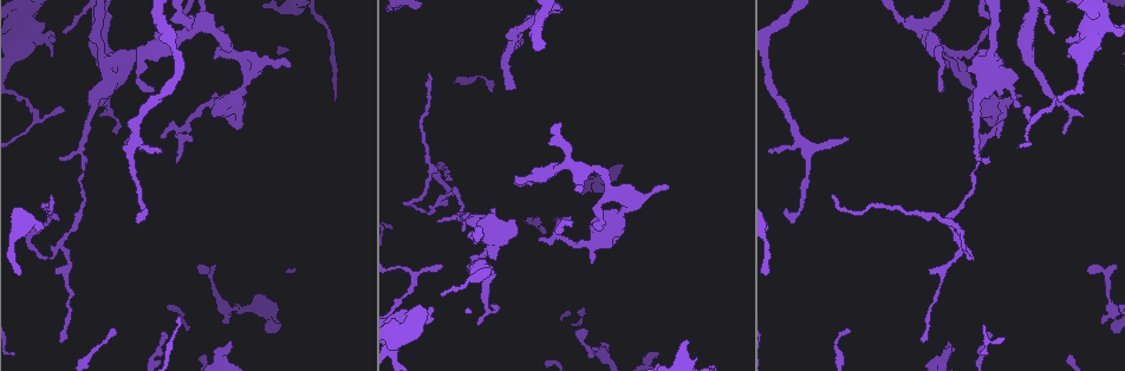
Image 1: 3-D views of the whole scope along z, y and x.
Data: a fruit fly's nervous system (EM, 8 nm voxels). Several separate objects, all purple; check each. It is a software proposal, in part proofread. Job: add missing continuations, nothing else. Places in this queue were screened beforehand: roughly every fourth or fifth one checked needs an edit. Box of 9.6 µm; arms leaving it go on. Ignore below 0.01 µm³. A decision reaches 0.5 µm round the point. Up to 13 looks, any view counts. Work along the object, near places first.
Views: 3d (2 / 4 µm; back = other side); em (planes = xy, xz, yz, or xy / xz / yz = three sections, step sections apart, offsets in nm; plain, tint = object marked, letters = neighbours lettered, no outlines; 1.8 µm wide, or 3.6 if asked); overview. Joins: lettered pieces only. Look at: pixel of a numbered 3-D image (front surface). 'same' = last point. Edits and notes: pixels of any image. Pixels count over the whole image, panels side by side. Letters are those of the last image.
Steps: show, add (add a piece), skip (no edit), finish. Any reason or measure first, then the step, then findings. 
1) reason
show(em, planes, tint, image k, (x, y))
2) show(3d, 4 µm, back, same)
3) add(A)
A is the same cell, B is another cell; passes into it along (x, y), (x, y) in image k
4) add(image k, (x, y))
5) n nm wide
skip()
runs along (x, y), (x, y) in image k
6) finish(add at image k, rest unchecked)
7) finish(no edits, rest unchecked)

an open end
show(em, planes, tint, image 1, (1067, 55))

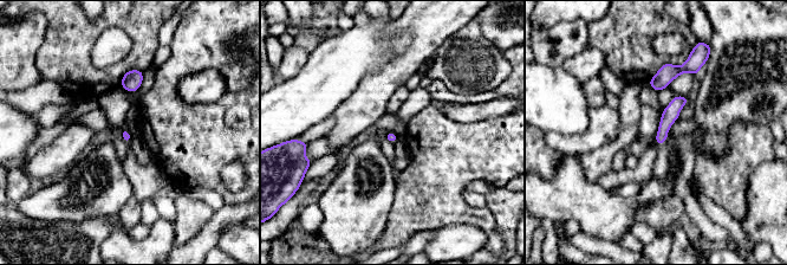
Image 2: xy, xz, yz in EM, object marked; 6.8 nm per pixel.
show(em, planes, letters, same)

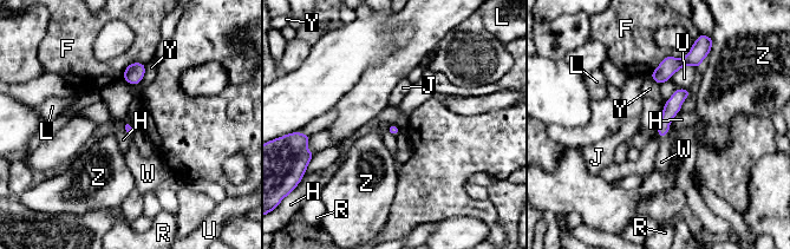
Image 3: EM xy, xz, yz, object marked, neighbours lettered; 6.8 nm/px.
F touches over 320 nm
add(W)
W is the same cell, F, H, J, L, R, U, Y and Z are other cells; the neuron continues

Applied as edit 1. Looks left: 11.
branch stops here
show(em, yz, step 8, letters, image 1, (289, 63))

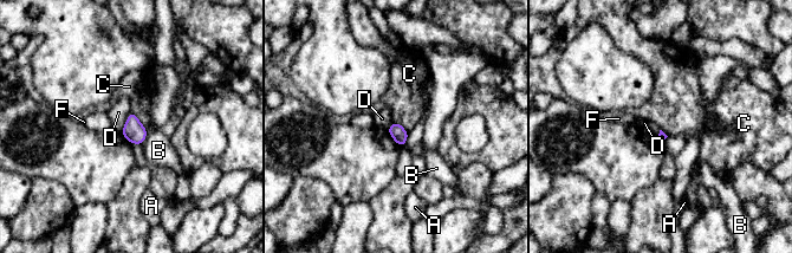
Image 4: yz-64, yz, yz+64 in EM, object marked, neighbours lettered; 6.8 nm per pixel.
skip()
A, B, C, D and F are other cells; no lettered piece goes on from it

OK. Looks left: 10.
free end
show(em, planes, tint, image 1, (242, 126))

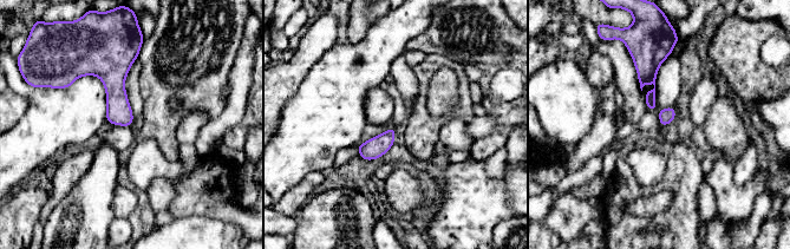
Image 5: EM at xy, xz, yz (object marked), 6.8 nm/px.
what lies round it
show(em, planes, letters, same)

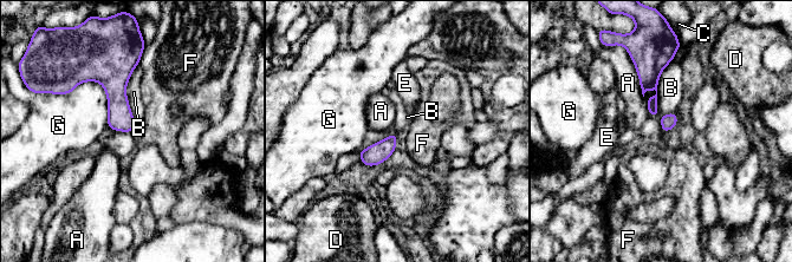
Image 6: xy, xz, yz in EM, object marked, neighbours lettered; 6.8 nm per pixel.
skip()
A, B, C, D, E, F and G are other cells; border along (138, 64), (127, 85), (132, 130) in image 6; no lettered piece goes on from it

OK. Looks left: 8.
branch stops here
show(3d, 4 µm, image 1, (845, 141))

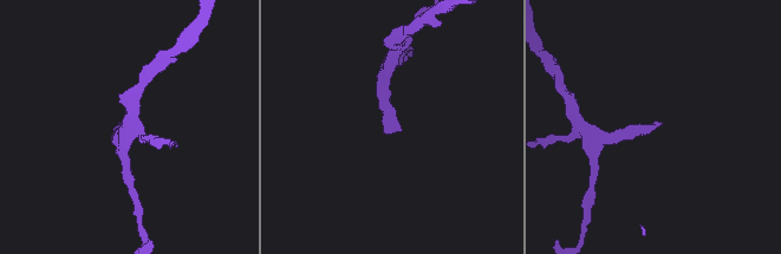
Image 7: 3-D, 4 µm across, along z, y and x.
shape alone is not enough
show(em, 3.6 µm, planes, tint, image 7, (660, 123))

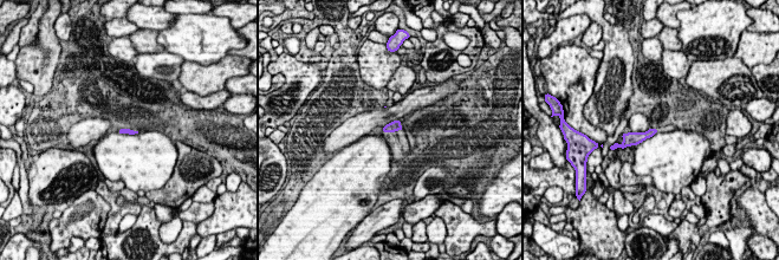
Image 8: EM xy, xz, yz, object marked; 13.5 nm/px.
show(em, 3.6 µm, planes, letters, same)

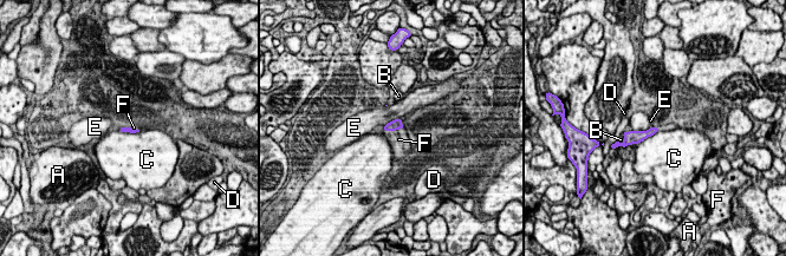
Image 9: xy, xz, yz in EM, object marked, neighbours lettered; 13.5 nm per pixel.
C touches over 360 nm
add(F)
F is the same cell, A, B, C, D and E are other cells; passes into it along (396, 124), (395, 130), (398, 139) in image 9; it goes on there

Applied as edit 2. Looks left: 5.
see it whole again
show(overview)

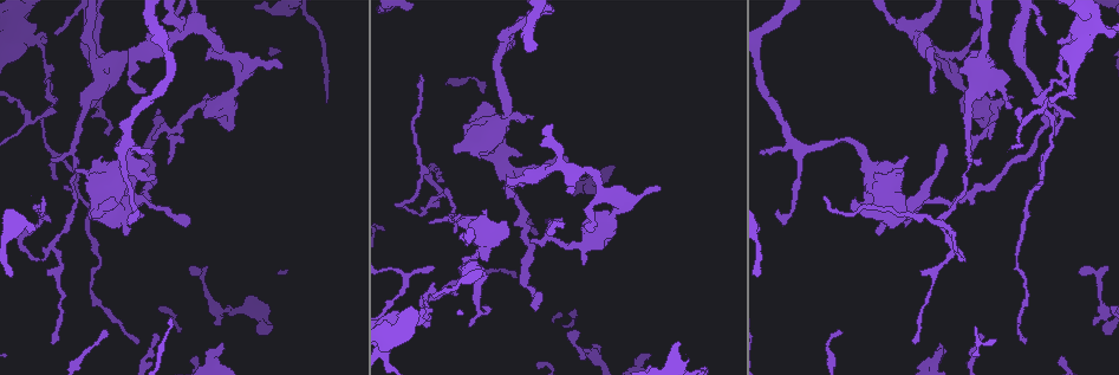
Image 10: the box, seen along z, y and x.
sharp bend
show(3d, 4 µm, back, image 10, (1059, 110))

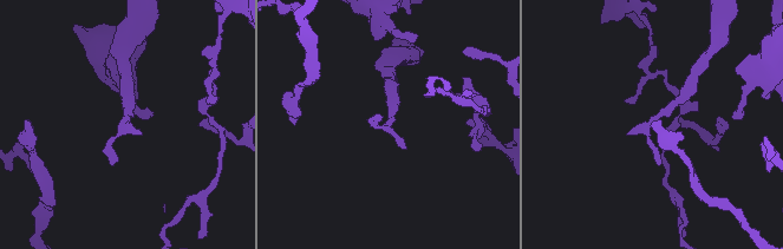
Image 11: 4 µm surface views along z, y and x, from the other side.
need the tissue
show(em, xz, step 8, letters, image 11, (649, 125))

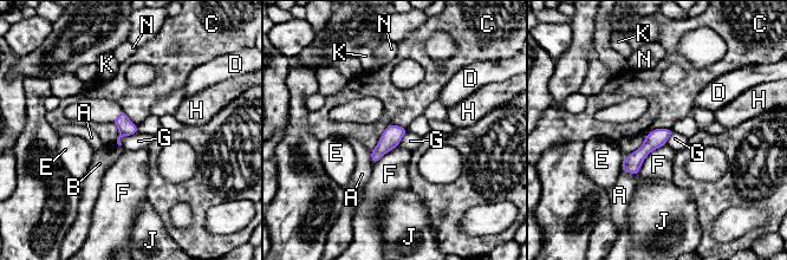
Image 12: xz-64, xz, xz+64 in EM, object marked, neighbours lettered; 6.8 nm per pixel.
show(em, xy, step 16, letters, same)

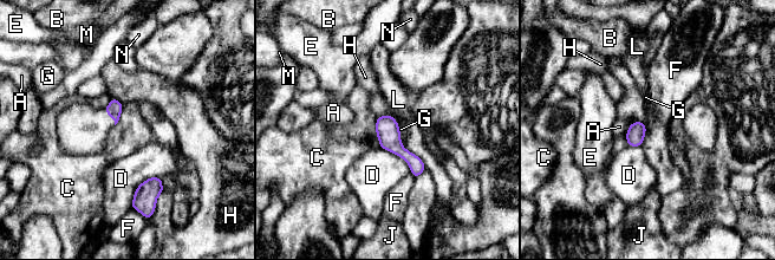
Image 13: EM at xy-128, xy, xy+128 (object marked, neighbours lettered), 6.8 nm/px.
60 nm wide
skip()
A, B, C, D, E, F, G, H, J, L, M and N are other cells; border along (375, 122), (376, 137), (381, 147) in image 13; no lettered piece goes on from it

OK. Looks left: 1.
finish(add at image 3, add at image 9, rest unchecked)

